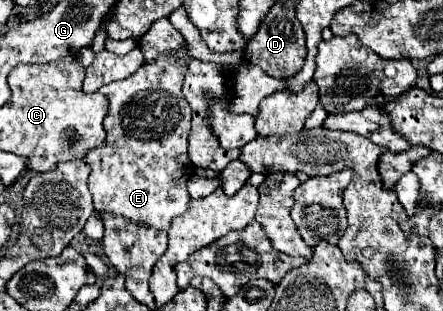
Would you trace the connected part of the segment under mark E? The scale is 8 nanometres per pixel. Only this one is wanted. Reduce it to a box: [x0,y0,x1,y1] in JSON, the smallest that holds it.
[85,45,195,231]

